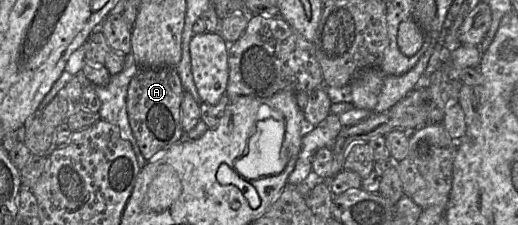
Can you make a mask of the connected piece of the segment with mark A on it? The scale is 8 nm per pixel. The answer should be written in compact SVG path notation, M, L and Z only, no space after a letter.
M139 68L131 79L127 92L127 113L133 135L146 161L184 137L181 126L183 94L176 68Z

